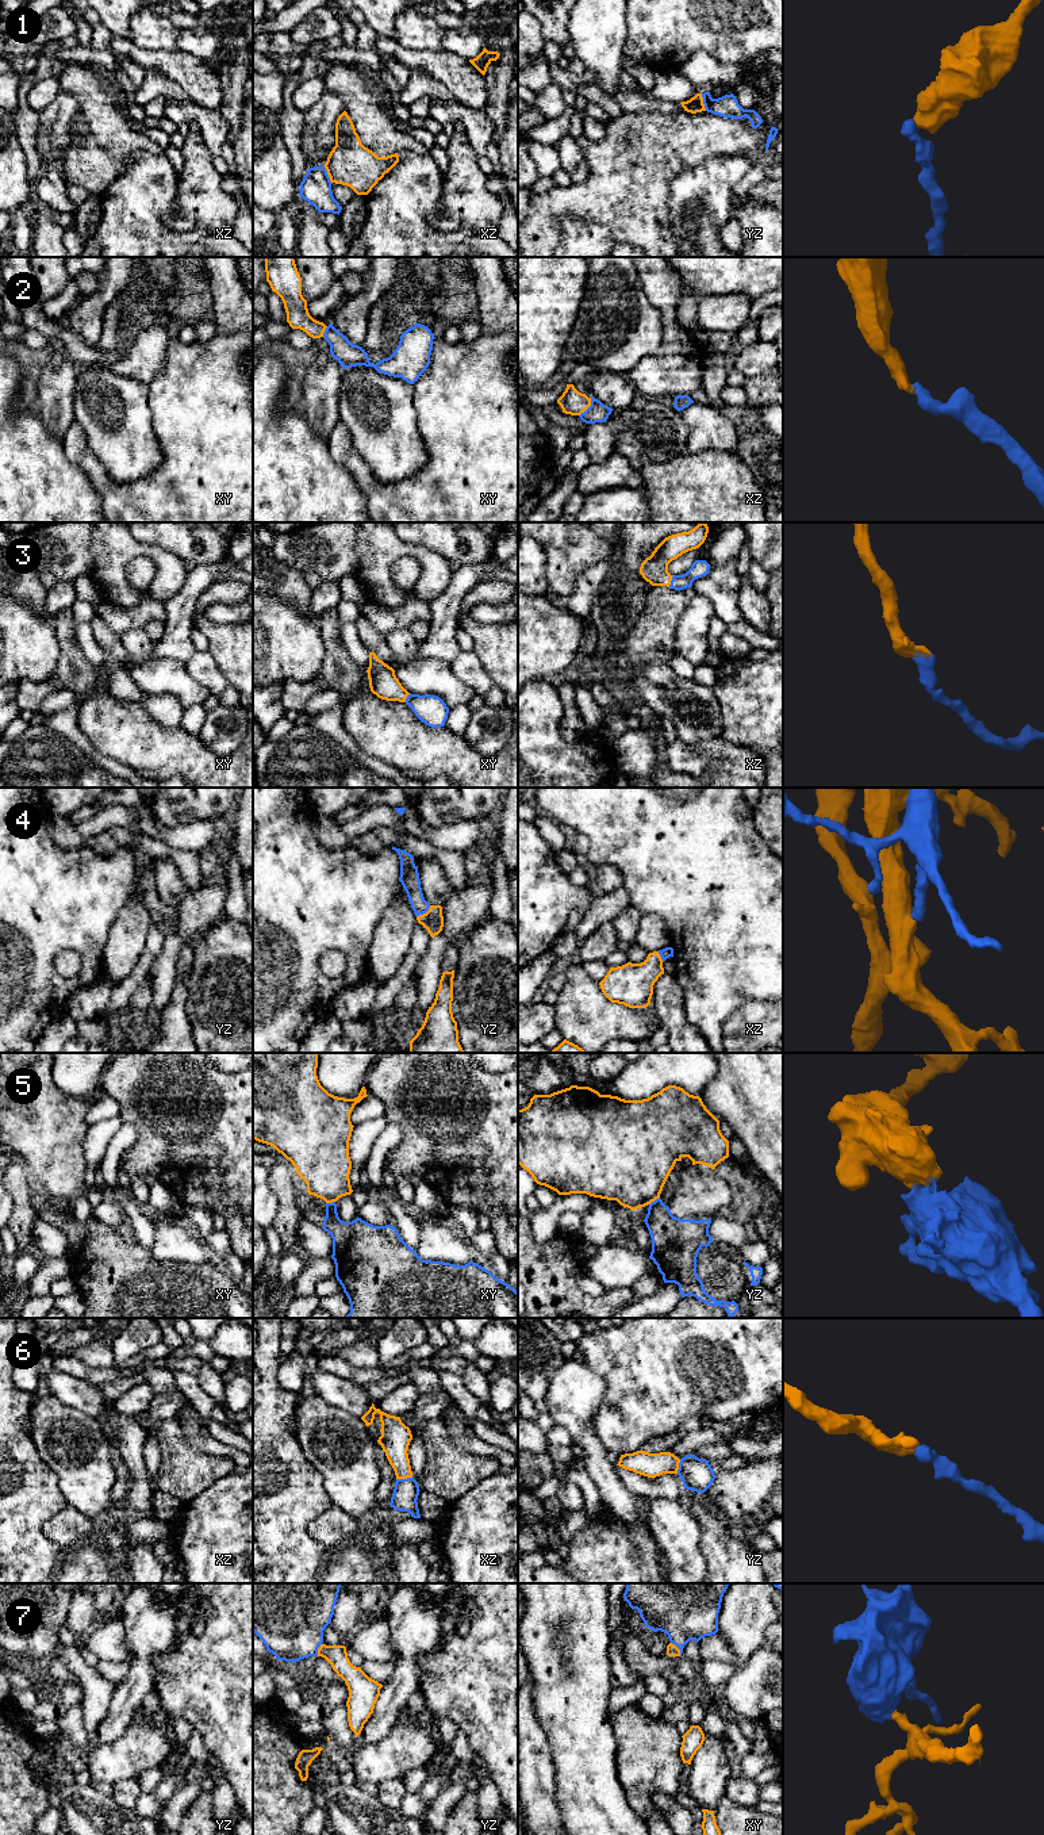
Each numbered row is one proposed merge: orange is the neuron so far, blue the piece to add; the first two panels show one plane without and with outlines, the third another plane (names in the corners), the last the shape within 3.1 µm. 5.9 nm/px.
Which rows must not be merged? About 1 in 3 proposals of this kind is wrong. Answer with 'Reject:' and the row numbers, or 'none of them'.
Reject: 1, 5

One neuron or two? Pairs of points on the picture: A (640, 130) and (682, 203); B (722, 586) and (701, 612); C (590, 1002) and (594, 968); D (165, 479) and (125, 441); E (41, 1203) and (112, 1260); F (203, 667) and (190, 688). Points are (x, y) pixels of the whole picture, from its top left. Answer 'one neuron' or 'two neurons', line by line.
A: two neurons
B: two neurons
C: two neurons
D: two neurons
E: one neuron
F: two neurons

